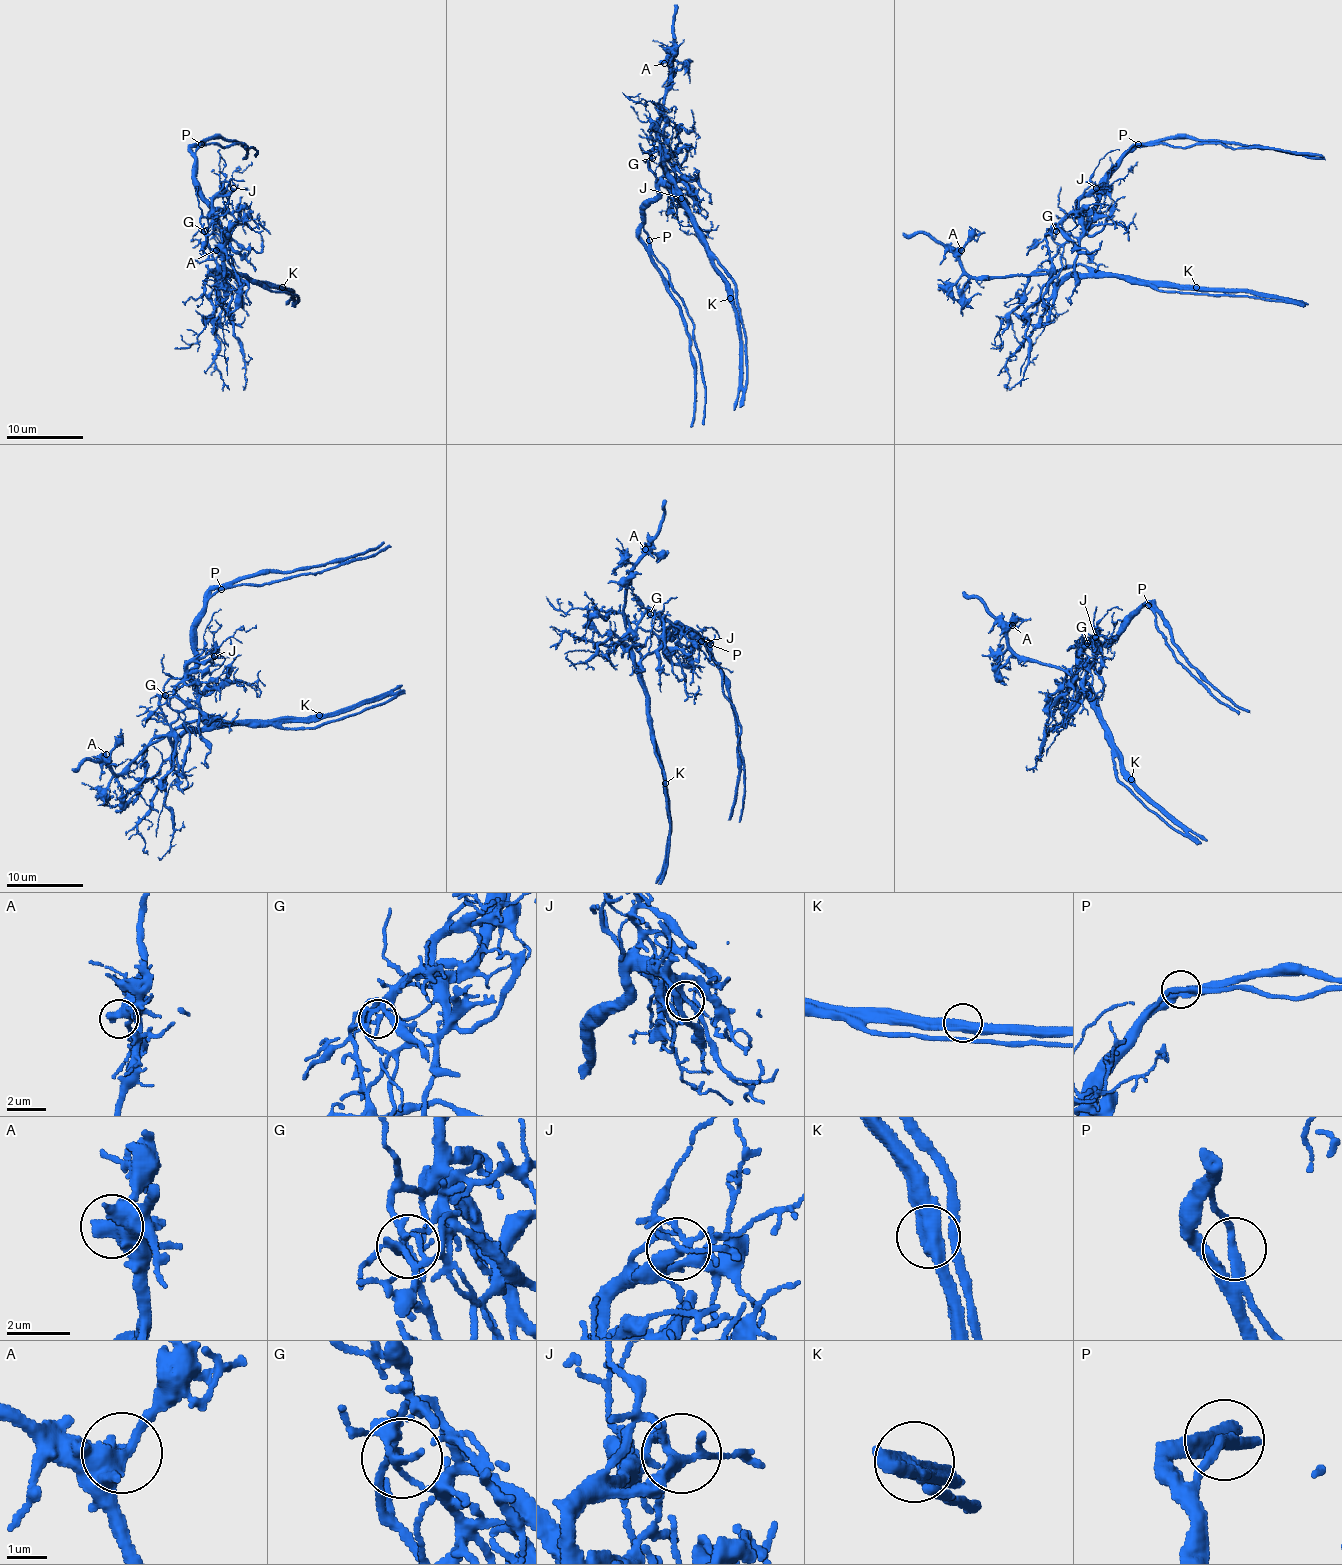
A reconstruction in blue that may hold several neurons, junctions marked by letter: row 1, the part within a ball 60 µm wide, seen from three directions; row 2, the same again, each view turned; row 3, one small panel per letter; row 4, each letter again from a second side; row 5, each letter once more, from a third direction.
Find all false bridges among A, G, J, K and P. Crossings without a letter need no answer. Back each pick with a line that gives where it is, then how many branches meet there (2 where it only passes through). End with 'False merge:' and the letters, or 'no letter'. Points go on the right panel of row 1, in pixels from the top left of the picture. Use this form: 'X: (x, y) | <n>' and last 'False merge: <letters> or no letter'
G: (1056, 231) | 5
K: (1196, 287) | 2
False merge: G, K

